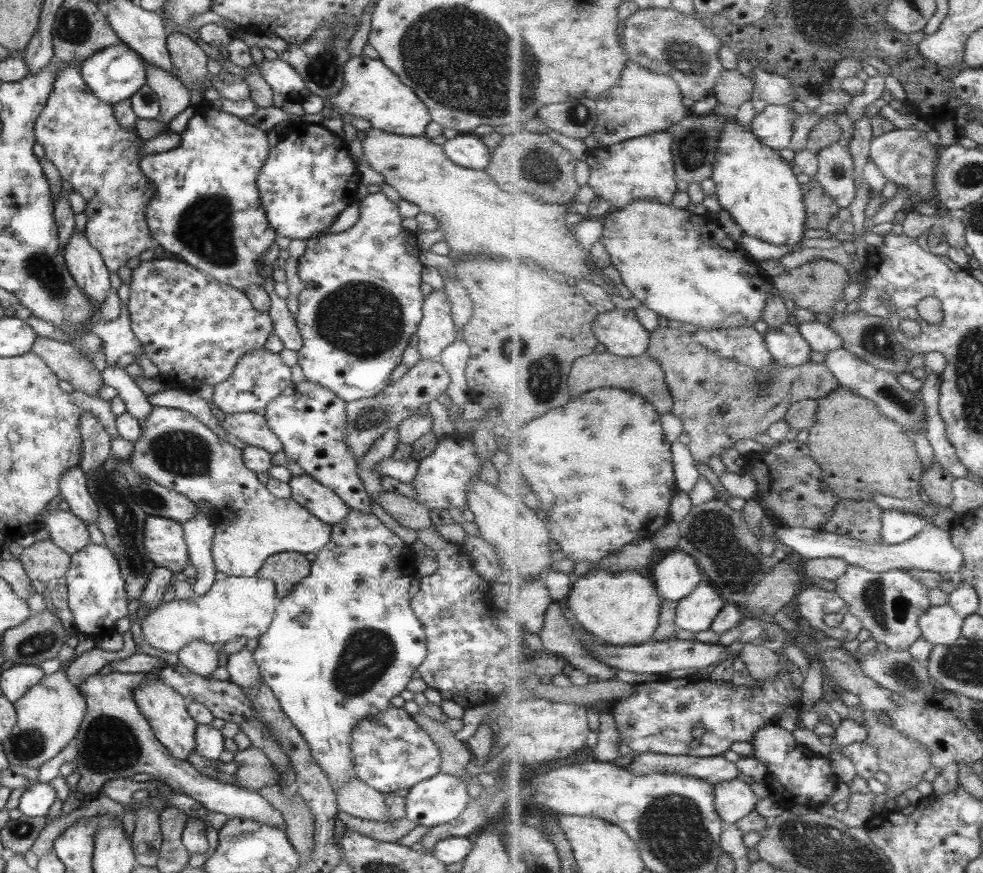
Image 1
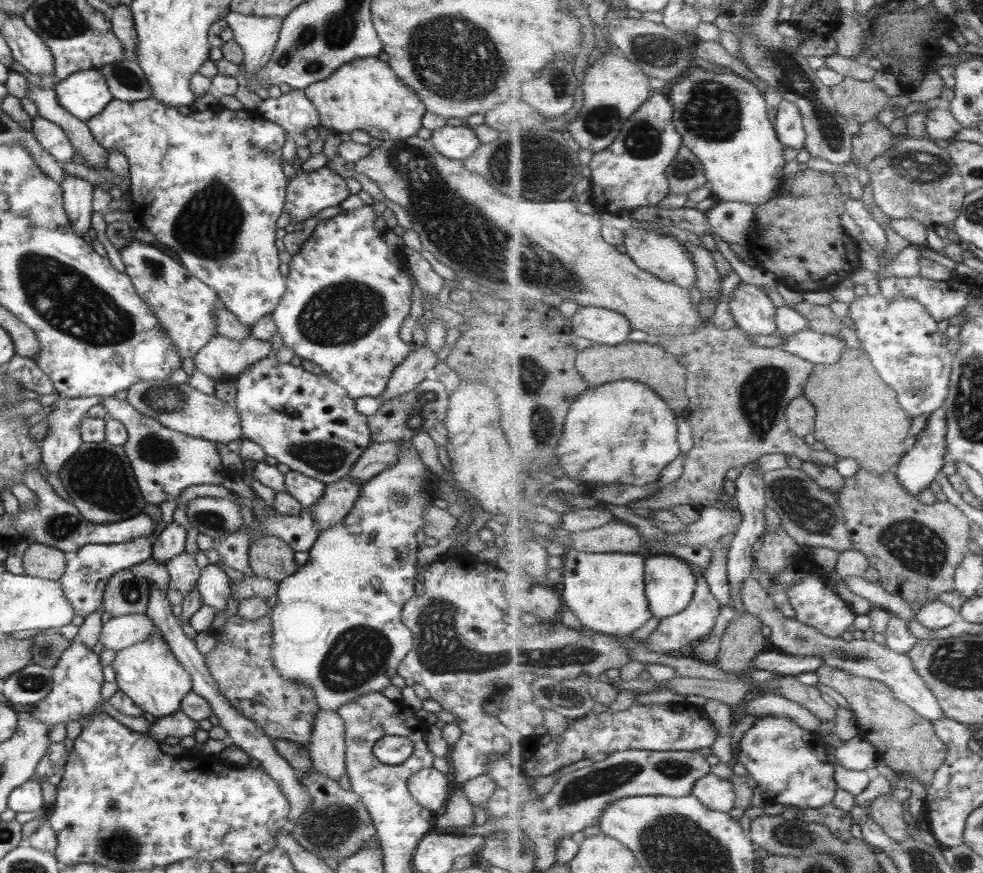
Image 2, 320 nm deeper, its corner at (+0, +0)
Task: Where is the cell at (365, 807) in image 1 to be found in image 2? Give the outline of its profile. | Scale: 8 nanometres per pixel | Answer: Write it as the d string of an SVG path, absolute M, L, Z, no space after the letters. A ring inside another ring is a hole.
M318 711L315 714L315 720L311 727L311 736L307 744L312 769L319 774L323 774L325 778L337 782L341 776L345 776L345 761L344 761L344 728L341 718L336 712Z

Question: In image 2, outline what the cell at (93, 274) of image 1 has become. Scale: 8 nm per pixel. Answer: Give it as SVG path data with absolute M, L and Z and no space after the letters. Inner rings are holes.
M65 174L59 185L62 193L62 207L71 230L75 236L82 237L91 228L91 199L93 187L89 182L77 176Z

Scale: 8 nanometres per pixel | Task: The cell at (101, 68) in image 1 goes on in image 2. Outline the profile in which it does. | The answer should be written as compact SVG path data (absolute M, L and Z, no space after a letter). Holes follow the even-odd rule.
M98 69L74 72L51 89L59 106L81 122L99 114L113 99Z

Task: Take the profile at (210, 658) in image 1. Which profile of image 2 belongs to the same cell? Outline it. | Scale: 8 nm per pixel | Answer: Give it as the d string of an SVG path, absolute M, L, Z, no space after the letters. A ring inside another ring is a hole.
M183 550L166 560L164 565L174 589L181 593L183 598L195 585L200 573L199 567L195 565L194 556Z

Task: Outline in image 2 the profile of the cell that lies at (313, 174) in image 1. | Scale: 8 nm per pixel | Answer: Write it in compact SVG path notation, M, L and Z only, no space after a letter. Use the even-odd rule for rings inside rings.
M298 167L296 169L297 172L291 179L287 180L287 185L285 186L284 209L290 221L302 223L311 217L333 212L341 202L350 196L345 180L335 172L325 167L309 173L300 172Z

